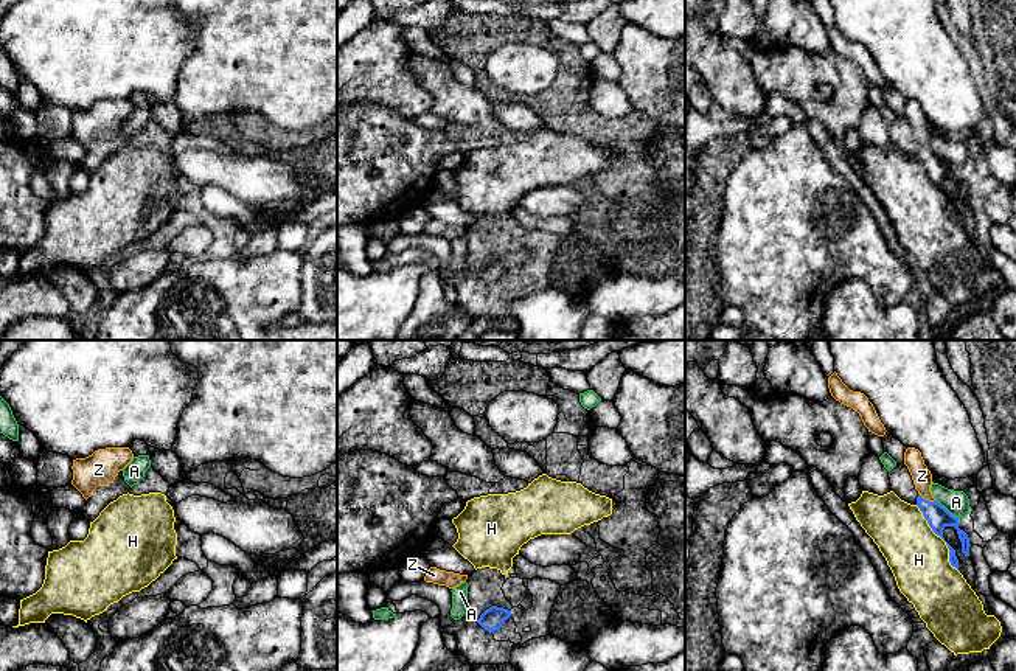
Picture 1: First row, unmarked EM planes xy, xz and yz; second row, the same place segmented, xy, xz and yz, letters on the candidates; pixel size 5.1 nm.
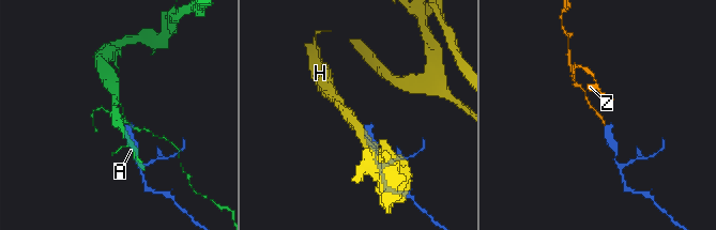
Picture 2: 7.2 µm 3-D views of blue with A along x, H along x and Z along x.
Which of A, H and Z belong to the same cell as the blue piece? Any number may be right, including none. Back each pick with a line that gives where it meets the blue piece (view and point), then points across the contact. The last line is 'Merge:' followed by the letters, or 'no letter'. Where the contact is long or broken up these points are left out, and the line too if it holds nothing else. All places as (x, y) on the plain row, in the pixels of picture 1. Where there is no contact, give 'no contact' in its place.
Z: contact yz (925, 151); way yz (937, 168), (925, 151), (922, 128)
Merge: Z

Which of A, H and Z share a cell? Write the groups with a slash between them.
A / H / Z

